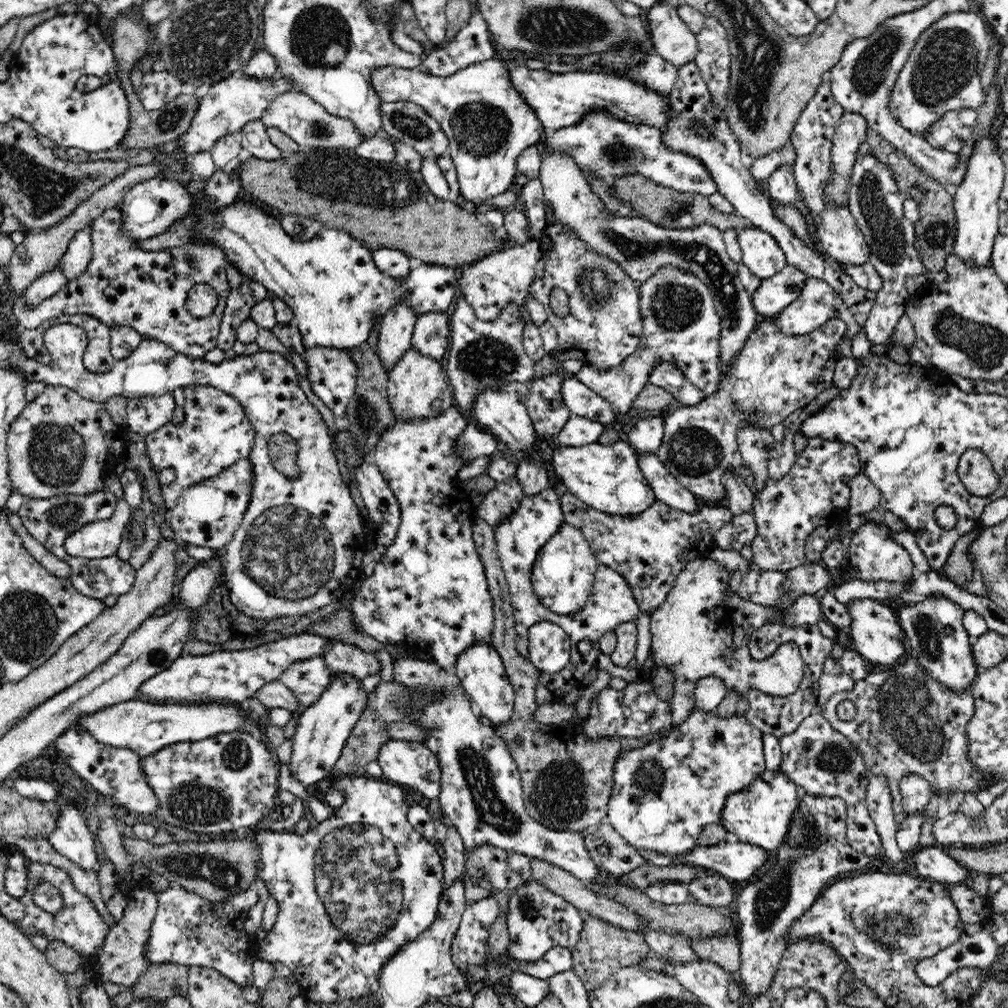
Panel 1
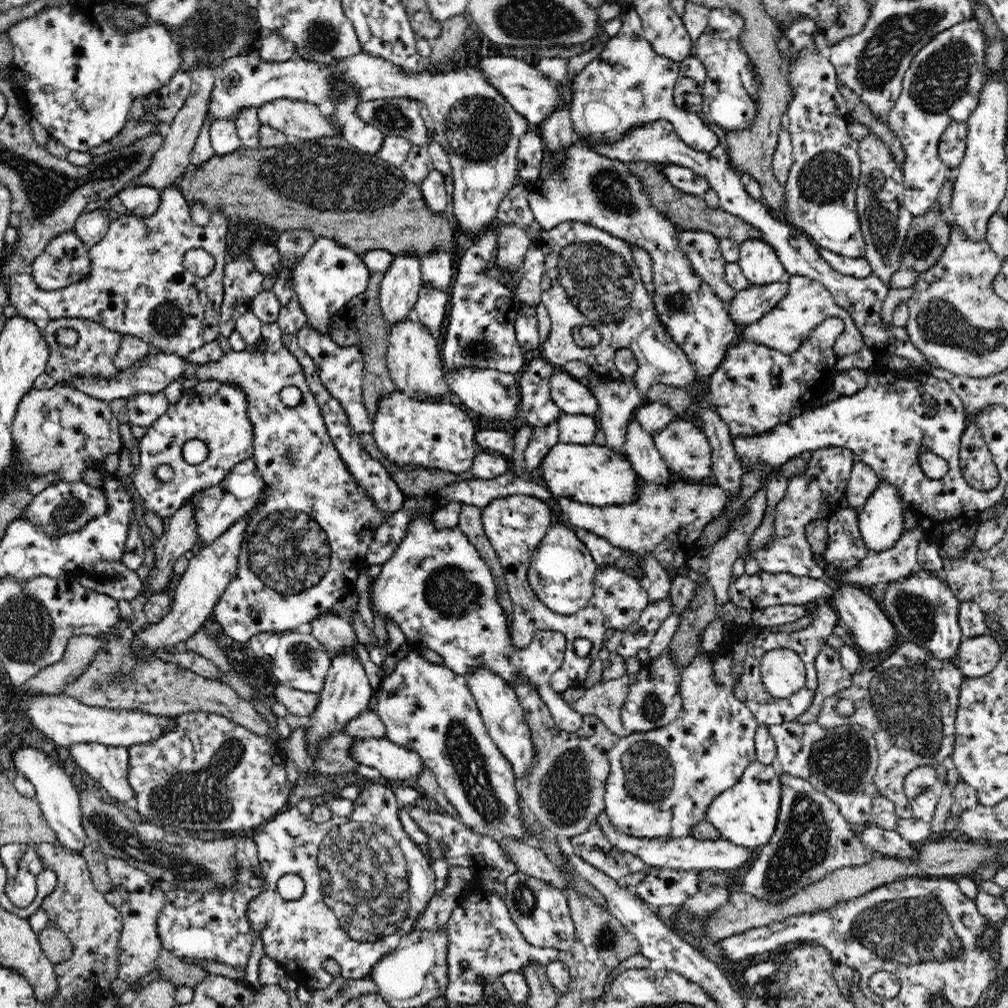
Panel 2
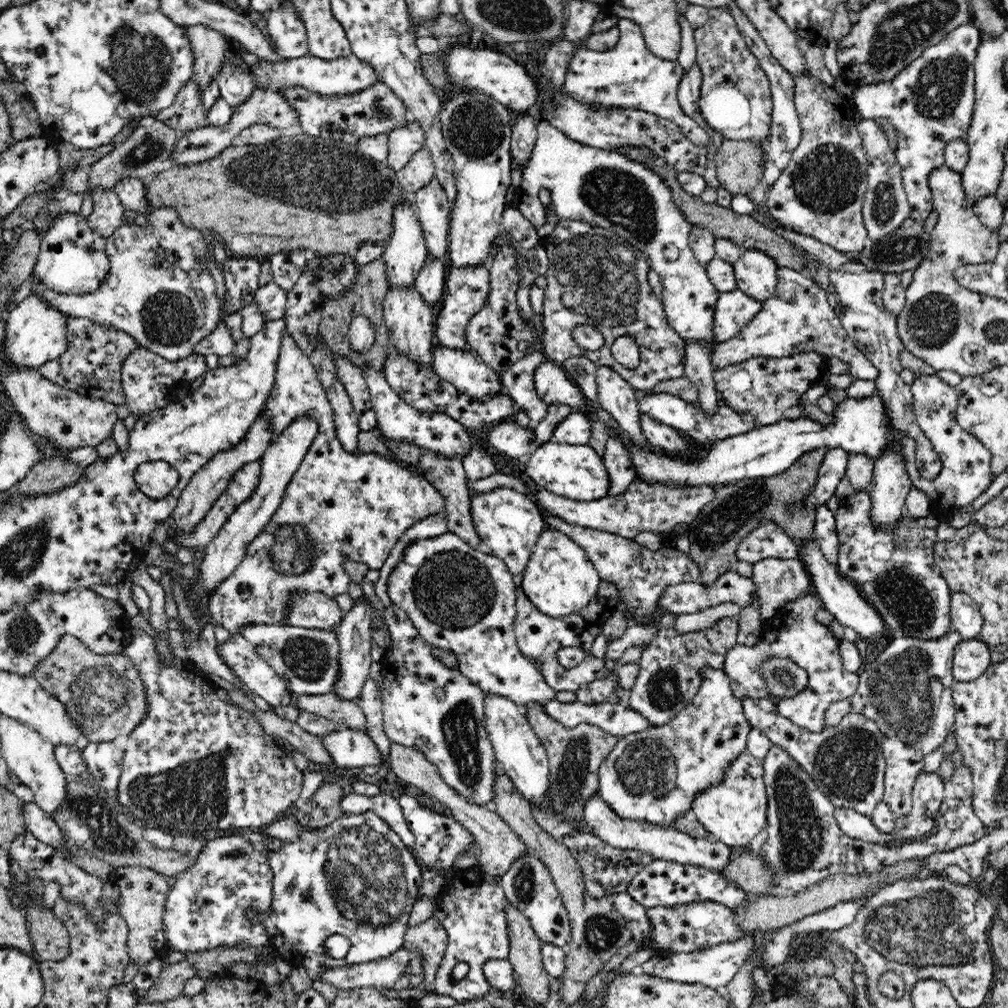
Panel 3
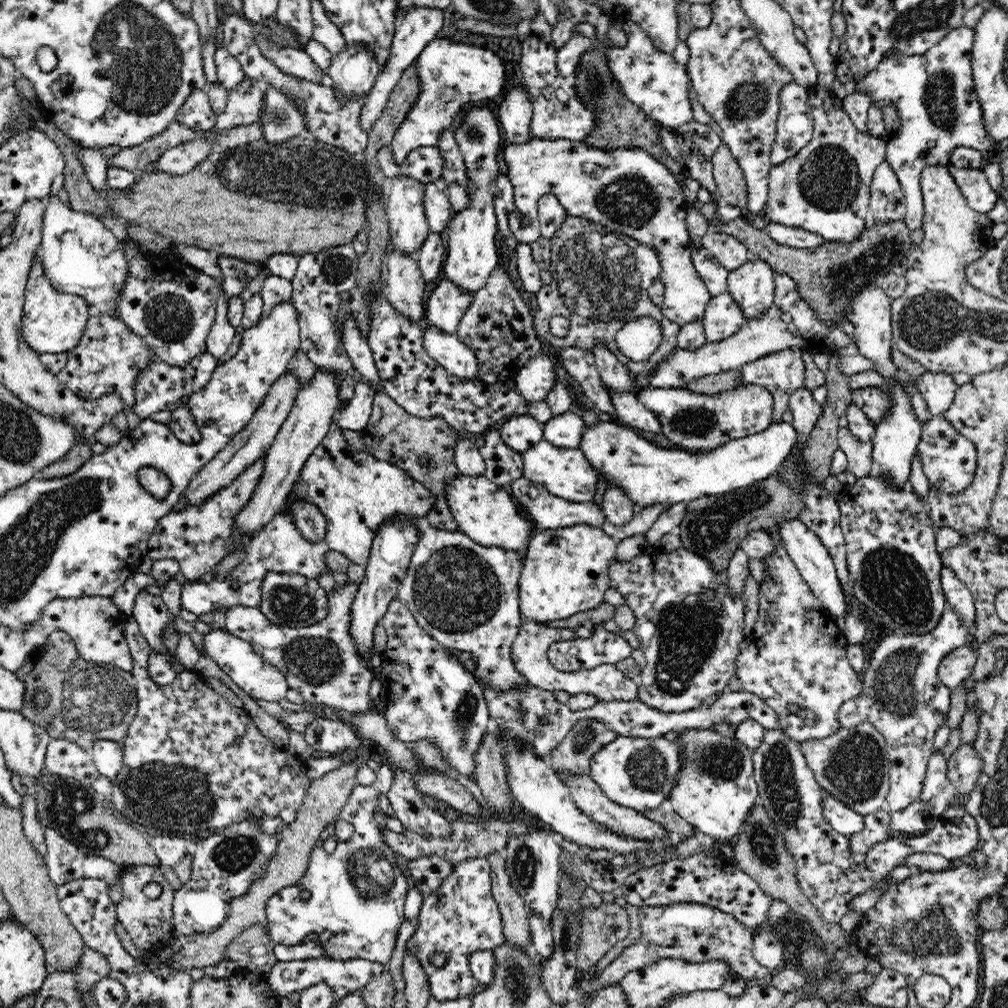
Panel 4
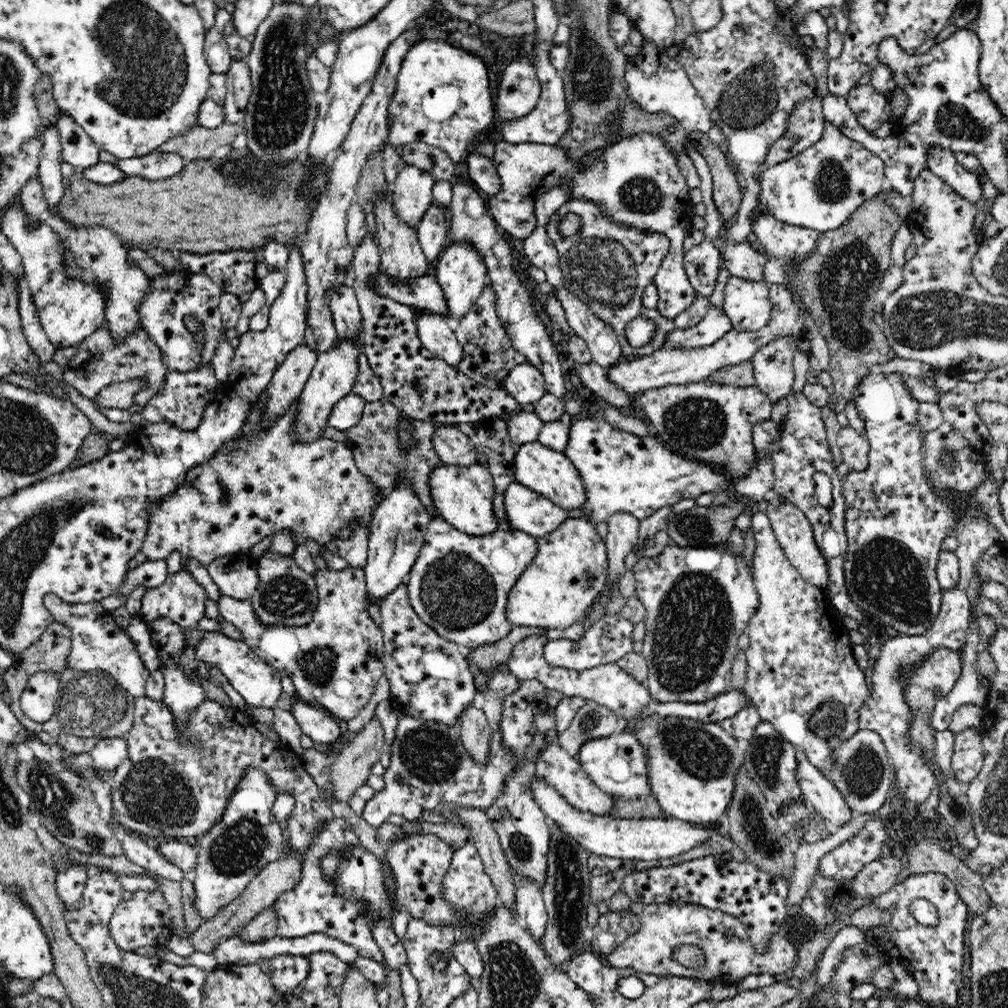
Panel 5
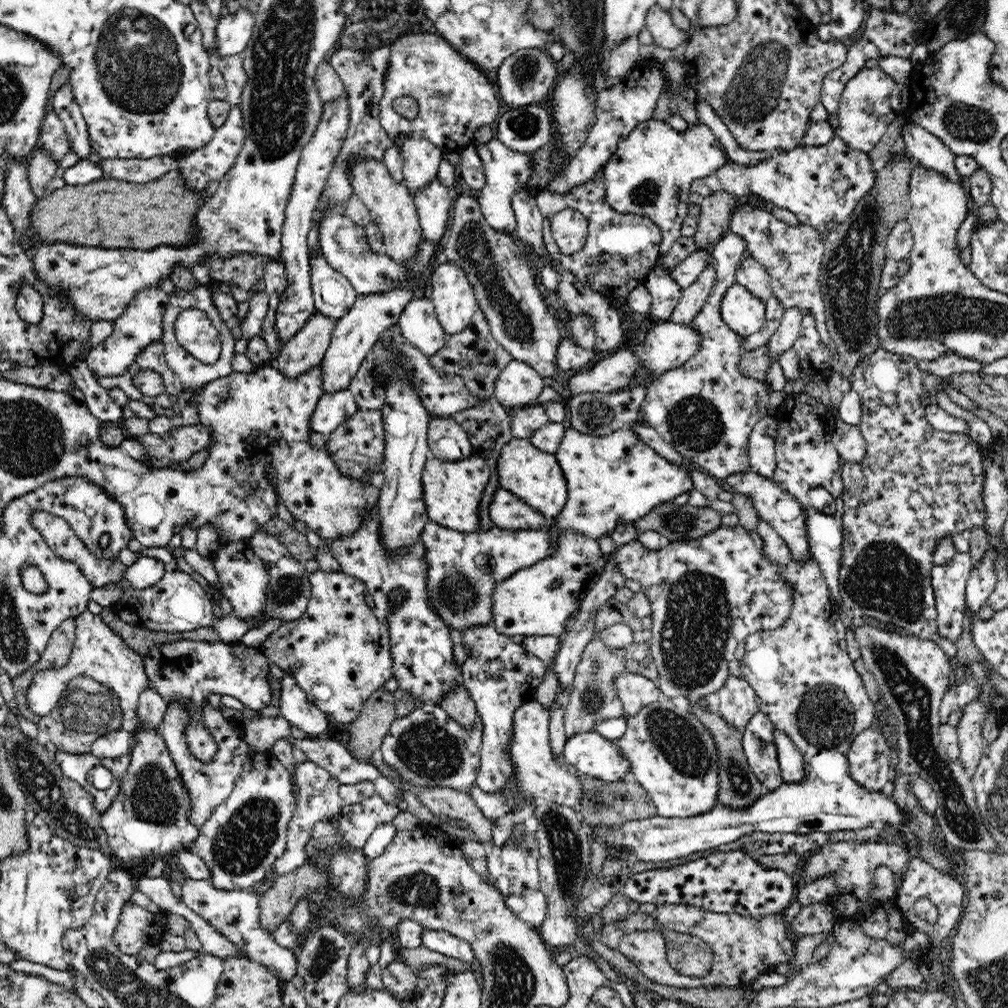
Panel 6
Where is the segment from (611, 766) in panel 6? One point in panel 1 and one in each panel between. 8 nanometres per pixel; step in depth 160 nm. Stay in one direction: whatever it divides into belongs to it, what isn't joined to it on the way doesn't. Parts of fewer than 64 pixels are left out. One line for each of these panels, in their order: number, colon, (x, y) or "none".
1: (663, 794)
2: (660, 782)
3: (654, 775)
4: (638, 773)
5: (617, 763)

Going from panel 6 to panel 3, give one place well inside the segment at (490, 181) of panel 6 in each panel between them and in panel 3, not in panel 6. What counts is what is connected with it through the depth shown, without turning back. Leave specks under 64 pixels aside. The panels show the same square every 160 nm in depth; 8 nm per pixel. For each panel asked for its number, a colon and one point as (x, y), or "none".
3: (593, 185)
4: (626, 189)
5: (637, 182)

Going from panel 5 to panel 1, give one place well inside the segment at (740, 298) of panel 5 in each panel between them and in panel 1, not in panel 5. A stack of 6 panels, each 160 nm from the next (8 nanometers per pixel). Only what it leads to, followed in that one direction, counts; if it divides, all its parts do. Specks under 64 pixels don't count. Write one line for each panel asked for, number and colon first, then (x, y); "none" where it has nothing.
1: (760, 253)
2: (759, 262)
3: (756, 273)
4: (752, 287)

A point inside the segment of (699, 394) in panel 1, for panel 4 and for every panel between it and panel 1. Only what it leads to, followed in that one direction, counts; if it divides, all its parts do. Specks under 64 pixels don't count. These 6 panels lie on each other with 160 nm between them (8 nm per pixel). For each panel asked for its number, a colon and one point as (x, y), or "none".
2: (595, 282)
3: (598, 278)
4: (600, 278)

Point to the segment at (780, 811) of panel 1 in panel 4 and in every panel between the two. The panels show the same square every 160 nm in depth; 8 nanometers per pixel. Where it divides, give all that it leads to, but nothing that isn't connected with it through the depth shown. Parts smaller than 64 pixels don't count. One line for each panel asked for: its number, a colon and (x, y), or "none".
2: (746, 813)
3: (733, 811)
4: (714, 789)

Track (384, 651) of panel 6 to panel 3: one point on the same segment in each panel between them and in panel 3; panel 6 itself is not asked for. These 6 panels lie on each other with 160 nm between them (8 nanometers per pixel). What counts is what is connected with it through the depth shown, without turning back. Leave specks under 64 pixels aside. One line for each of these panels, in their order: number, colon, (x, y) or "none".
3: (306, 658)
4: (321, 661)
5: (336, 659)

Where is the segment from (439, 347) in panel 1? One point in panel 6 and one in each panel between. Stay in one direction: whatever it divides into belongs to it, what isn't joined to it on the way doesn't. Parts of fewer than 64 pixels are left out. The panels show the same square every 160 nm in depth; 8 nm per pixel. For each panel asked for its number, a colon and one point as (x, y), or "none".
2: (430, 307)
3: (430, 282)
4: (431, 255)
5: (432, 232)
6: (433, 202)

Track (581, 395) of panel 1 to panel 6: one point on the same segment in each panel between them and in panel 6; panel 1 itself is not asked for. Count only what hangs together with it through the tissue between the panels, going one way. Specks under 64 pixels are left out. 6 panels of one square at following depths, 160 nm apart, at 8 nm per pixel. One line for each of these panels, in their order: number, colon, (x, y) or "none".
2: (573, 396)
3: (553, 385)
4: (534, 381)
5: (525, 383)
6: (518, 385)

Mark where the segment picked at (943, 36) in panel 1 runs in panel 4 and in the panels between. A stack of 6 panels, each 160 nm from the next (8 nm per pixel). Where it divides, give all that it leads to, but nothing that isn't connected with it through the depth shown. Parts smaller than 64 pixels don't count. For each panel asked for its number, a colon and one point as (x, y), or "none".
2: (942, 87)
3: (930, 102)
4: (934, 95)

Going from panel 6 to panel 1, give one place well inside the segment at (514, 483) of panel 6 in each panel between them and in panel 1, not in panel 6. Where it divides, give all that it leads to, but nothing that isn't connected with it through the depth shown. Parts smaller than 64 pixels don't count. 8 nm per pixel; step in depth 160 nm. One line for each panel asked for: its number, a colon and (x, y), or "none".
1: (607, 478)
2: (596, 475)
3: (577, 472)
4: (565, 473)
5: (548, 473)

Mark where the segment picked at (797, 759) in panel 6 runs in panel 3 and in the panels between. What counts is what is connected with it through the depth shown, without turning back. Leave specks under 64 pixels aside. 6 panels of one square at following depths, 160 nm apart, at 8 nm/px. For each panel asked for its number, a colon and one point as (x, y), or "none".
3: (854, 824)
4: (842, 818)
5: (818, 791)

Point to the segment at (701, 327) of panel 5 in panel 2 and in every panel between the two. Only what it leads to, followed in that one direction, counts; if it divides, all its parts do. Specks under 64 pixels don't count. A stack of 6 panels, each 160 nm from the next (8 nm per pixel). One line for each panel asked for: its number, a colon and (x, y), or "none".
2: (747, 306)
3: (734, 309)
4: (723, 317)

